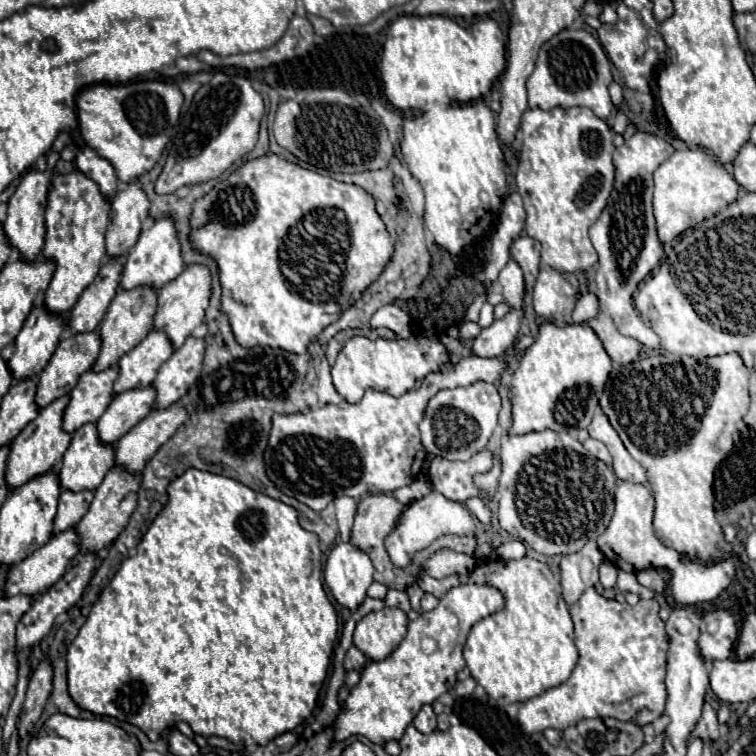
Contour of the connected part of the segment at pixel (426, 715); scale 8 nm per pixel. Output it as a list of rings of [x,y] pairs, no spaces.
[[[425,704],[425,706],[419,710],[419,714],[415,716],[415,720],[413,720],[413,726],[415,726],[419,732],[423,732],[423,734],[429,734],[429,732],[433,732],[433,730],[437,728],[437,716],[435,716],[433,708]]]

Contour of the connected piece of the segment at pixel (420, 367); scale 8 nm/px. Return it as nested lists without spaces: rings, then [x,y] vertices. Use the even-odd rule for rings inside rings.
[[[355,336],[339,352],[337,362],[331,368],[333,384],[337,392],[347,402],[359,402],[367,388],[387,392],[391,396],[403,396],[409,392],[417,380],[423,380],[431,372],[441,372],[451,368],[451,354],[439,338],[395,338],[395,340],[375,340]]]

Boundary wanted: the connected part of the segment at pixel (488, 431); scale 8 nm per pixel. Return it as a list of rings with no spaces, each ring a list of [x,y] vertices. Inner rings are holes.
[[[475,382],[467,388],[453,388],[437,392],[419,424],[421,442],[429,456],[439,456],[445,460],[469,460],[475,452],[489,446],[493,430],[497,428],[497,414],[501,410],[501,398],[497,388],[489,382]]]

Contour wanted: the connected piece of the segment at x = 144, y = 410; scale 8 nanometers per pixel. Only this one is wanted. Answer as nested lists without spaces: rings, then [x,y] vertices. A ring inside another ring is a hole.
[[[135,388],[121,392],[113,398],[105,414],[97,420],[99,438],[105,444],[117,442],[123,434],[127,434],[135,424],[139,424],[155,404],[155,388]]]

